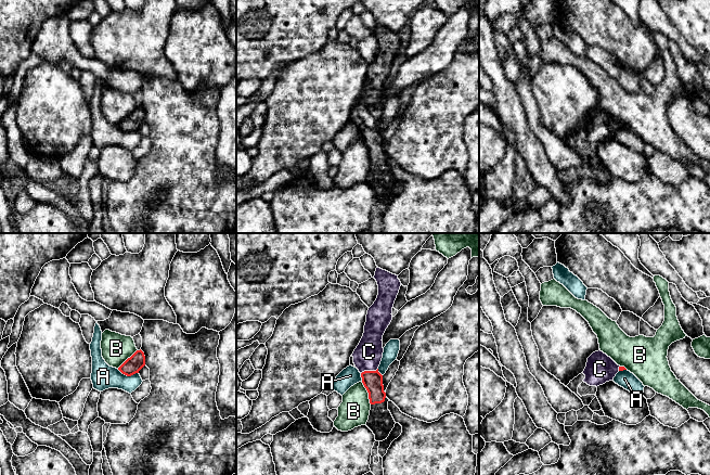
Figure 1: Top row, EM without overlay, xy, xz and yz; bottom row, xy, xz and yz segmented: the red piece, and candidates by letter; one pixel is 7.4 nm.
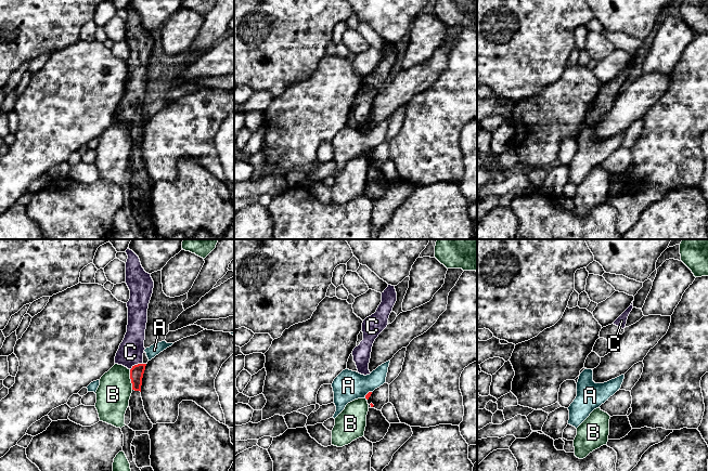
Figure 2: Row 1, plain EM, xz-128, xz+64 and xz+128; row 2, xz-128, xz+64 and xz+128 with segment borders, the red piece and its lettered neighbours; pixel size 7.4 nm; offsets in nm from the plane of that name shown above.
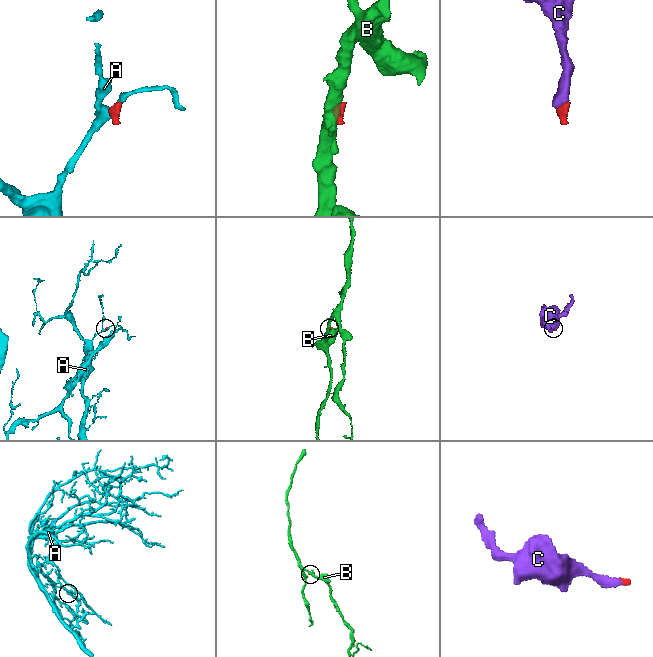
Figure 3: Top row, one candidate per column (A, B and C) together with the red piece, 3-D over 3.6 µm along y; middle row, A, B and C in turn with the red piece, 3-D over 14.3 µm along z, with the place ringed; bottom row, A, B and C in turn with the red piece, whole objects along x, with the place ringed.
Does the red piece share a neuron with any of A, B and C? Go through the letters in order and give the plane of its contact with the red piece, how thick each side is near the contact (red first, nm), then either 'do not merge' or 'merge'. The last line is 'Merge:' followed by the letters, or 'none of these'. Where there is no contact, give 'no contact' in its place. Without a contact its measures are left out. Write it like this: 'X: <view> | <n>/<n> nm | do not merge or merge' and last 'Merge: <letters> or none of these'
A: xy | 120/190 nm | do not merge
B: xz | 140/220 nm | do not merge
C: xz | 140/200 nm | merge
Merge: C

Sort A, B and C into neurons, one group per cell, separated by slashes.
A / B / C

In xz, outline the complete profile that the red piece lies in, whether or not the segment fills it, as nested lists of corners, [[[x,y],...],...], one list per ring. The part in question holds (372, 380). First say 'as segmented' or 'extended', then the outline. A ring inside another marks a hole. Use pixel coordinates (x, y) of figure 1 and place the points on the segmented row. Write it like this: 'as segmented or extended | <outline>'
extended | [[[378,267],[374,279],[378,285],[378,295],[367,310],[364,333],[352,357],[369,393],[371,410],[366,426],[375,435],[376,441],[383,441],[387,439],[396,422],[388,410],[389,399],[384,391],[383,375],[378,372],[378,367],[384,352],[383,335],[392,320],[392,307],[401,282],[398,275]]]

